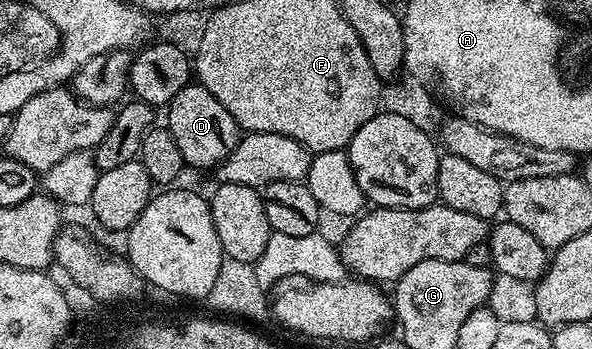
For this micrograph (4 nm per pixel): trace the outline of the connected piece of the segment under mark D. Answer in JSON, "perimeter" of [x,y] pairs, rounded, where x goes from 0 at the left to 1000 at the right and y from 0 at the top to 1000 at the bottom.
{"perimeter":[[[323,235],[291,281],[291,292],[279,312],[277,364],[287,375],[291,395],[297,395],[297,418],[304,418],[304,441],[316,473],[328,481],[367,484],[377,458],[399,430],[405,398],[405,370],[400,350],[351,269],[351,258],[343,241]]]}

